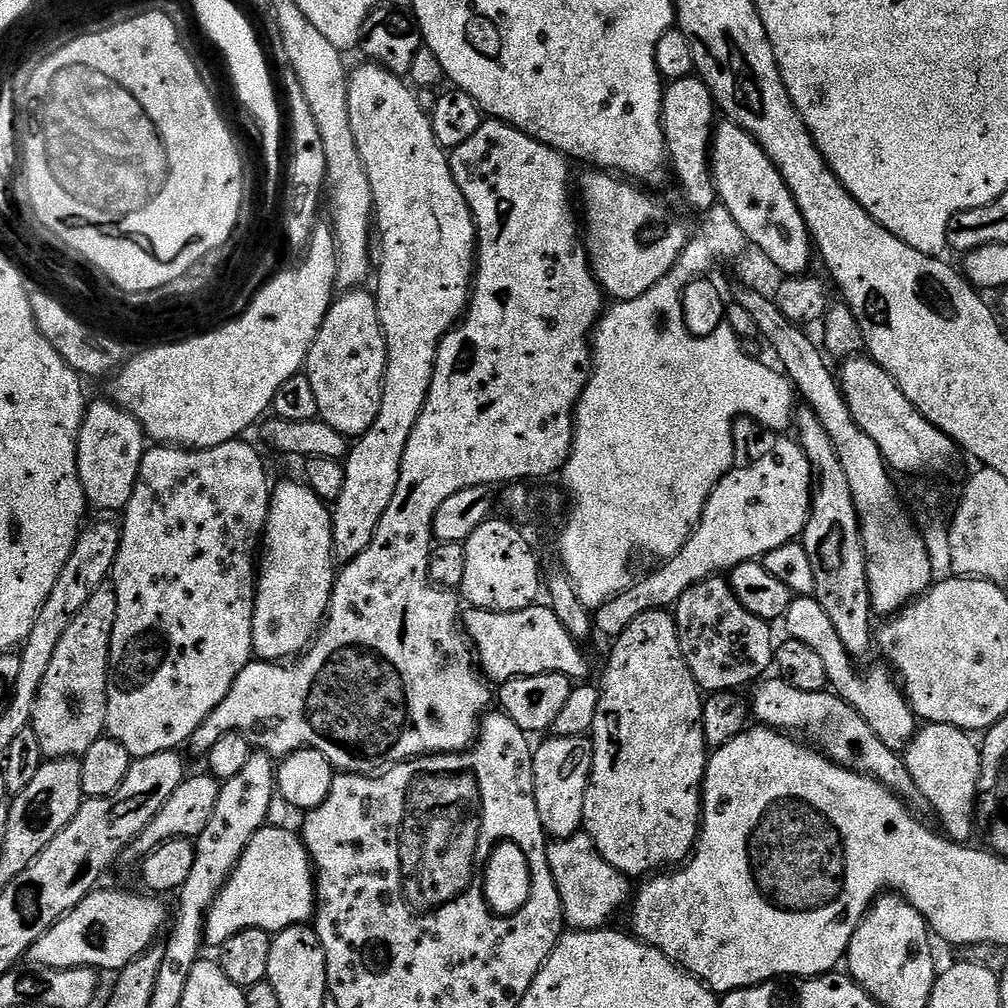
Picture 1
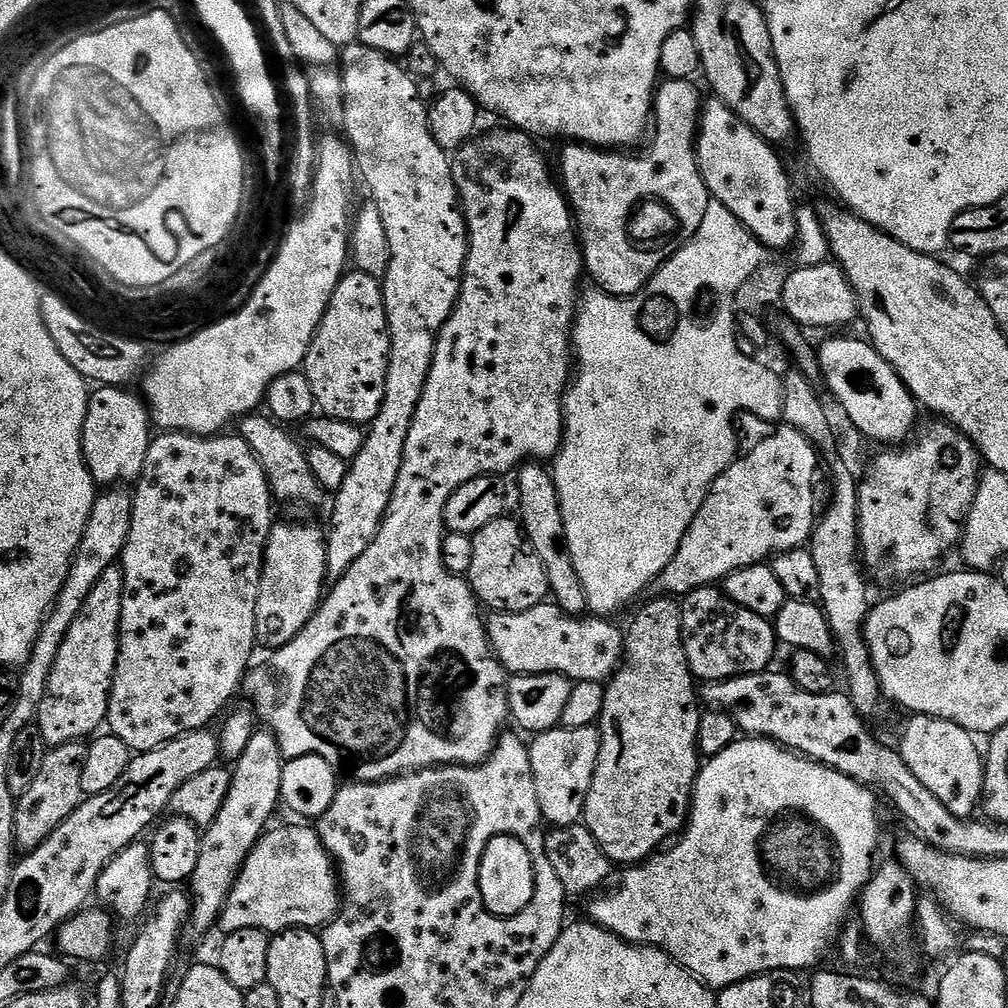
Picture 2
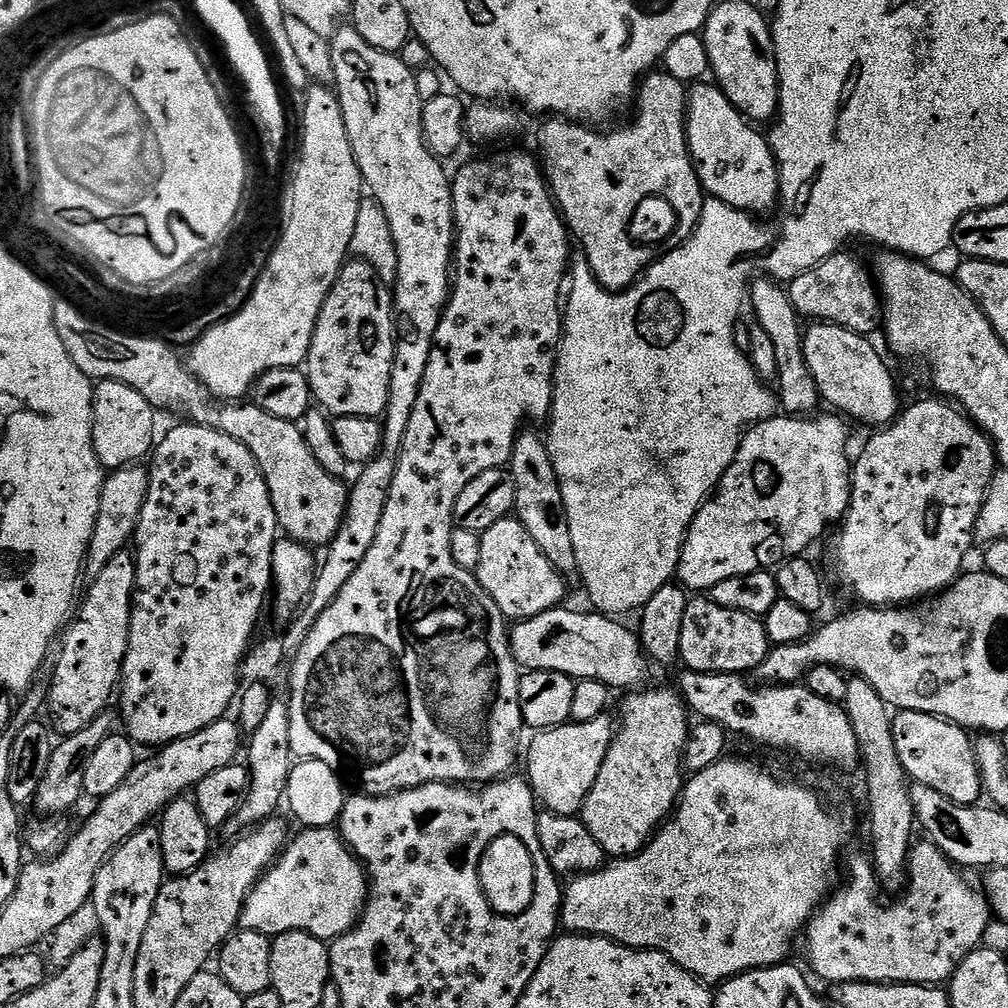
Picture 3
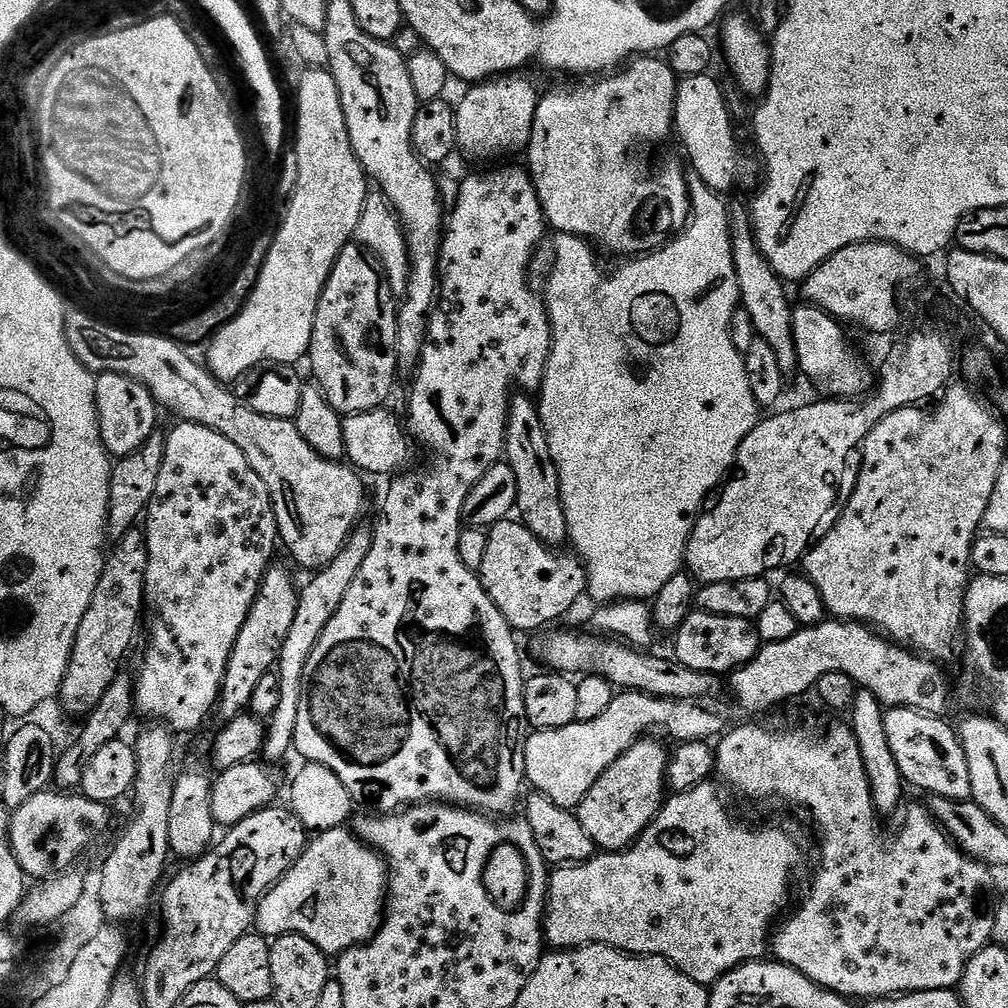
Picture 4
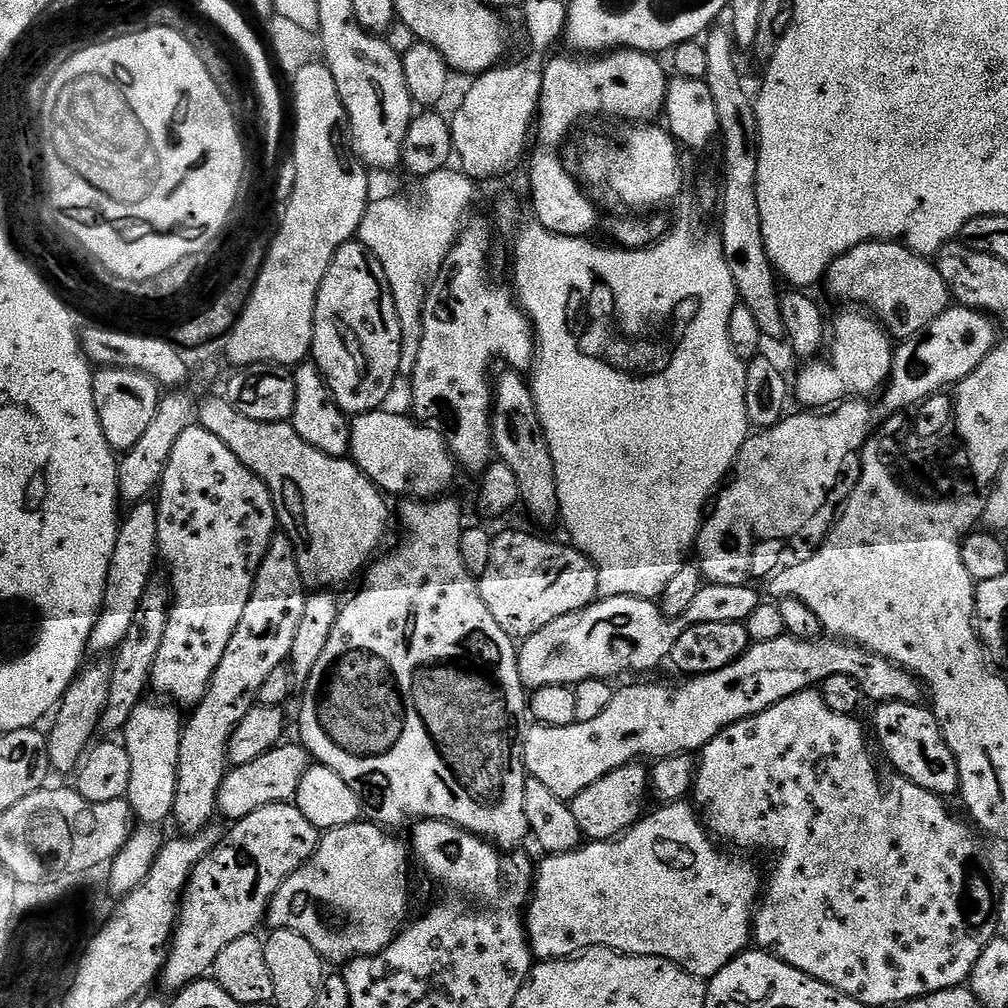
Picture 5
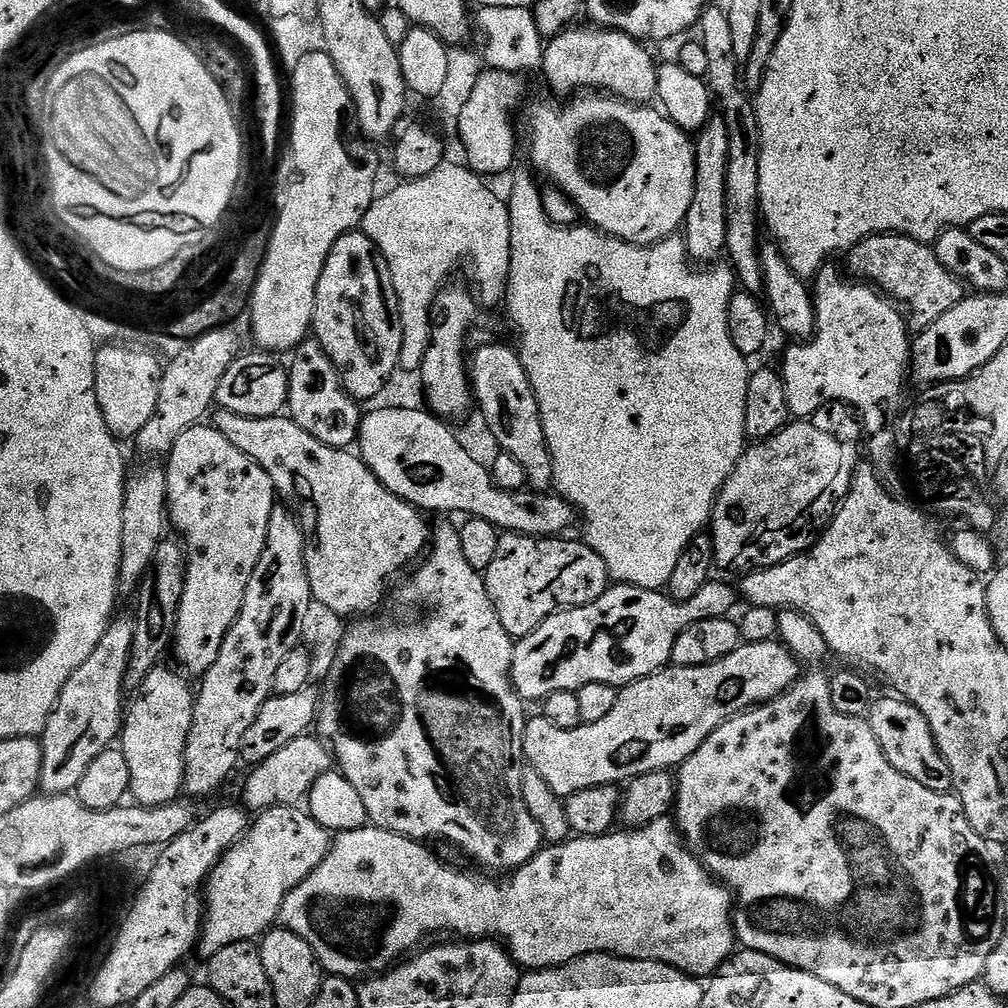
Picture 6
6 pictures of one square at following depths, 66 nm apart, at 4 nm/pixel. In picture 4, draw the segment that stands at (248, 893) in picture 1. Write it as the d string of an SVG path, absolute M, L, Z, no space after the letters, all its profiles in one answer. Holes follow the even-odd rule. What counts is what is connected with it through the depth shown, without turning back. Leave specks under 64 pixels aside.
M347 827L331 828L313 835L304 853L292 863L292 869L268 889L256 908L254 924L261 936L301 936L314 942L325 956L336 958L341 952L367 944L372 939L384 913L387 890L388 866L384 857L376 849L368 847L355 831Z

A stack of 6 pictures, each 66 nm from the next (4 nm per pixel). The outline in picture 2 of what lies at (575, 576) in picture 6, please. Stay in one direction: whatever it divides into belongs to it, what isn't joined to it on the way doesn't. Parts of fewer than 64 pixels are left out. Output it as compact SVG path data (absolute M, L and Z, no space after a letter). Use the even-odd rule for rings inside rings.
M501 518L490 522L490 526L482 526L482 530L478 530L472 537L472 545L474 546L474 563L470 565L467 574L467 581L472 585L472 592L480 601L485 609L491 610L496 614L506 612L525 612L545 603L549 599L548 579L546 578L546 570L542 566L542 562L538 562L538 554L534 554L528 538L524 534L523 527L519 519Z

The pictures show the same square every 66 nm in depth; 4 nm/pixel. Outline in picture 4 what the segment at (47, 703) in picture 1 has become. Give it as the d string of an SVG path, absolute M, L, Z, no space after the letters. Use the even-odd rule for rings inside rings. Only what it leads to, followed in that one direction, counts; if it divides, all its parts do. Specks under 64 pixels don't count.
M139 527L131 528L124 536L119 537L115 541L116 544L111 545L110 551L107 553L104 562L104 573L102 578L98 582L98 586L94 590L94 598L90 598L90 608L86 610L86 616L82 618L82 626L78 626L78 634L74 638L74 646L72 647L72 653L70 654L70 662L68 663L68 669L64 675L64 681L60 687L60 695L58 697L58 704L61 704L66 711L72 716L80 716L79 718L86 718L94 710L94 706L98 706L99 700L102 698L102 694L106 694L106 686L110 686L110 682L114 682L117 672L121 671L122 665L120 664L124 660L124 655L128 652L128 647L132 644L132 639L136 636L136 627L140 624L140 608L145 607L144 603L144 575L146 574L146 566L148 565L148 551L146 550L146 538L143 531Z

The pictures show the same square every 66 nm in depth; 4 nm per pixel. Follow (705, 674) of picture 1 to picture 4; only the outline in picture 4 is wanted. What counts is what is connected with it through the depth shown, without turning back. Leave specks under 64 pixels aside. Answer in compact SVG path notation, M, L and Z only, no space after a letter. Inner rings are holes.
M693 610L681 622L674 633L674 639L676 639L674 658L678 663L682 666L690 666L690 670L698 670L718 677L731 674L746 662L753 660L762 647L760 634L756 631L753 621L699 610Z

